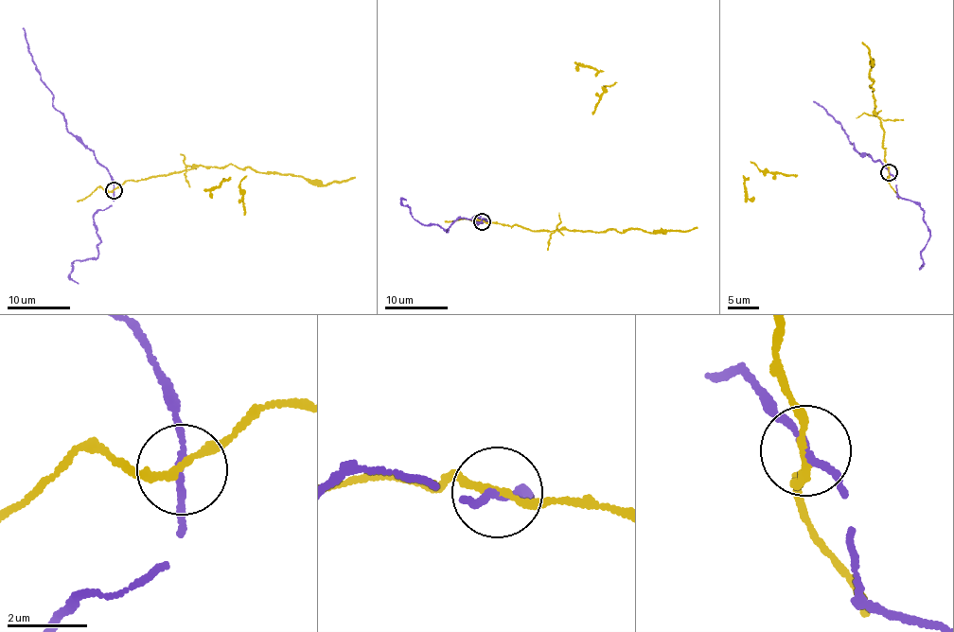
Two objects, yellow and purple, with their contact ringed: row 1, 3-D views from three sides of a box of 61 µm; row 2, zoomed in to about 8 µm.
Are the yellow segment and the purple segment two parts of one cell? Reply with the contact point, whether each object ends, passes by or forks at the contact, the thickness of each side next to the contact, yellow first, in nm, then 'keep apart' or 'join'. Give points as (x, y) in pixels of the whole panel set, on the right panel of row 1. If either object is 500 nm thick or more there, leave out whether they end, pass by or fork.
place (889, 172); yellow passes by; purple passes by; calibres 180 and 140 nm; keep apart

